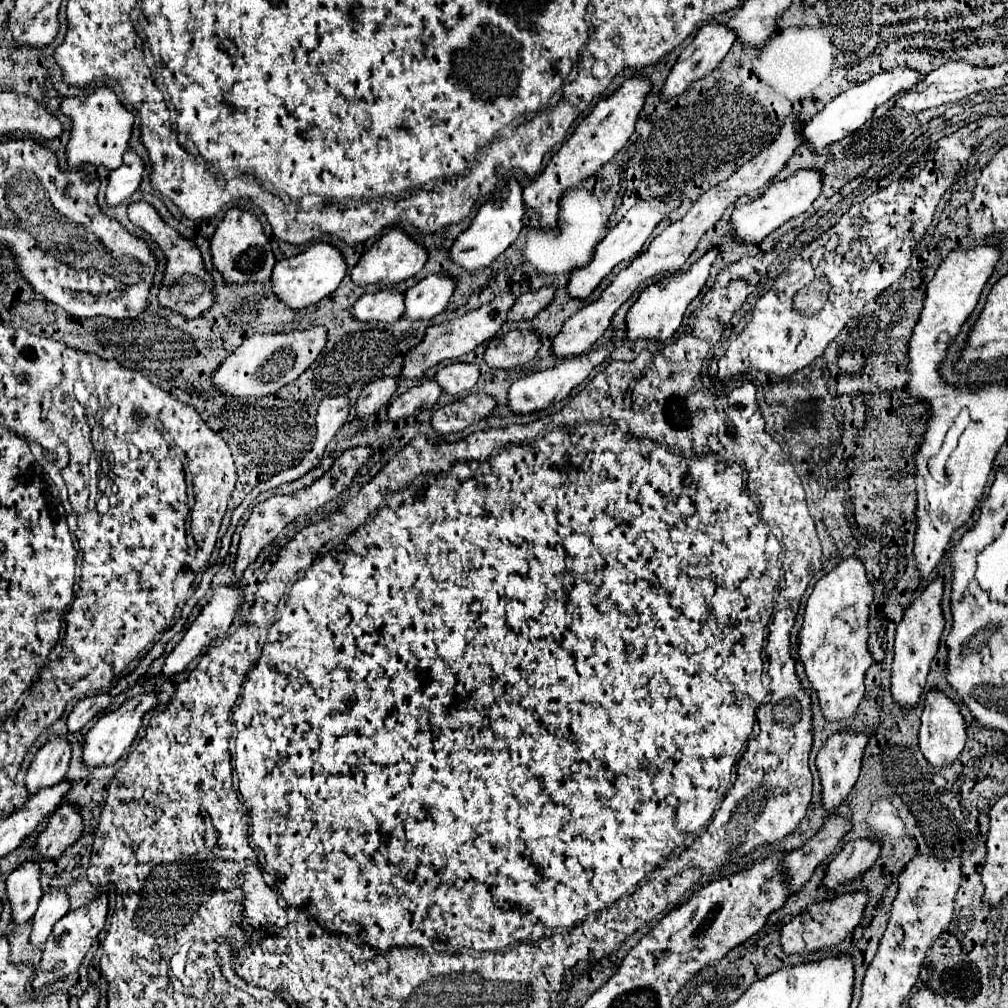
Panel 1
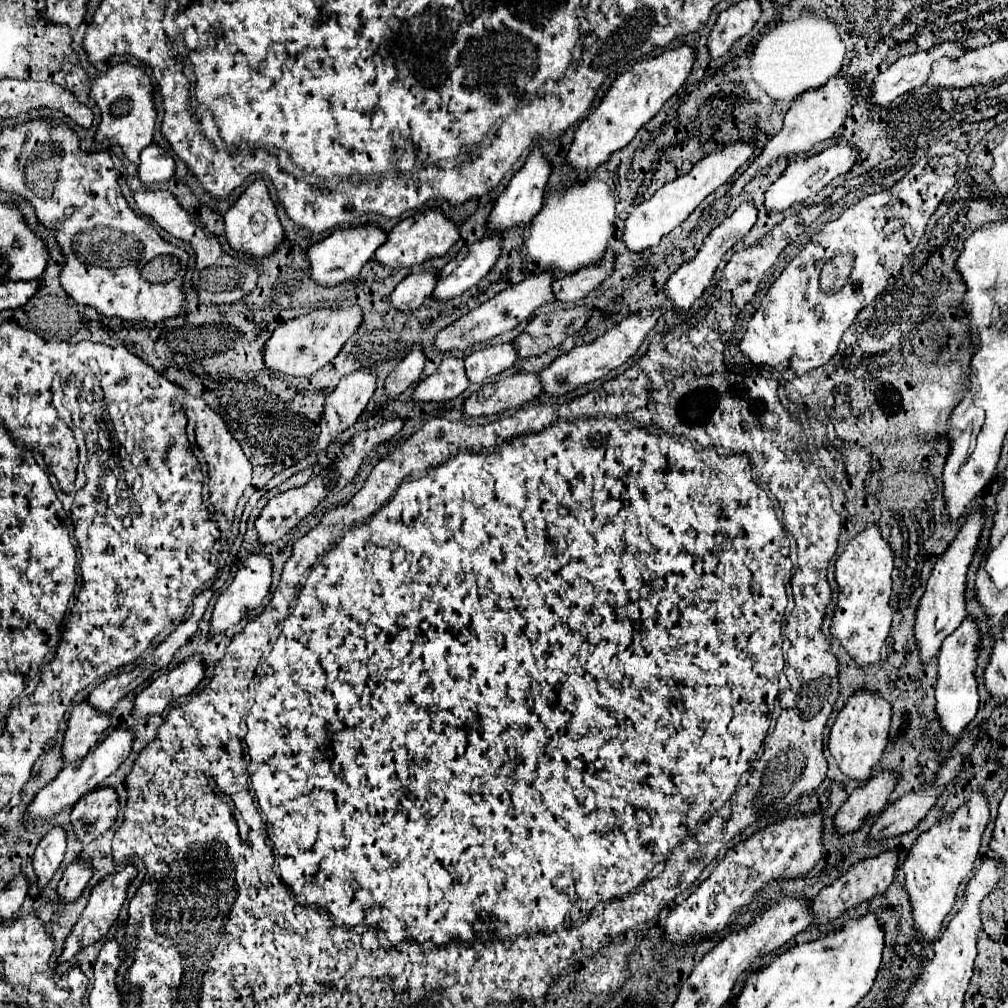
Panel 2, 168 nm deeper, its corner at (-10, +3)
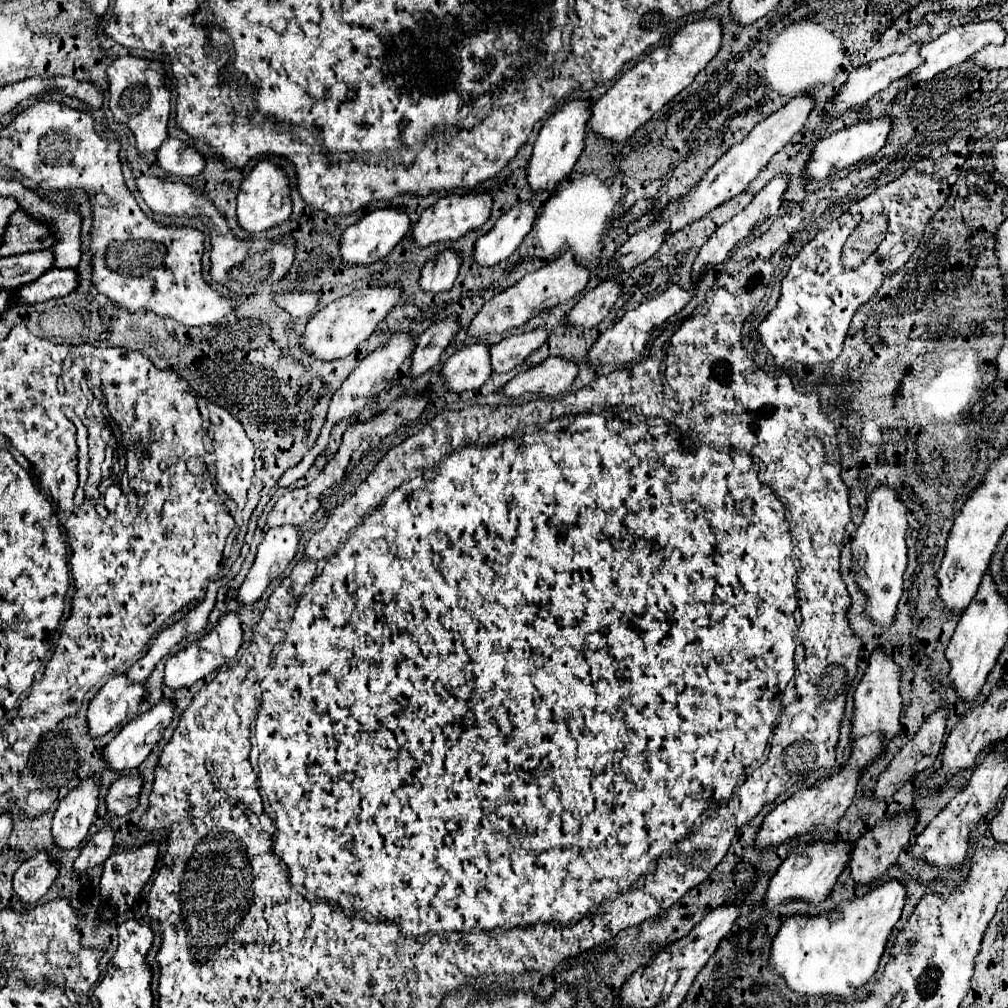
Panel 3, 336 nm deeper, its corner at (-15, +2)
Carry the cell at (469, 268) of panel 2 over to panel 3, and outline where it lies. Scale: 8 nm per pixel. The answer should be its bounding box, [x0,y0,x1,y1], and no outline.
[475,199,535,267]

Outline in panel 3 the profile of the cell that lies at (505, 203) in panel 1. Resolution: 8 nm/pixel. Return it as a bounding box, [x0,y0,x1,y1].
[529,101,591,191]

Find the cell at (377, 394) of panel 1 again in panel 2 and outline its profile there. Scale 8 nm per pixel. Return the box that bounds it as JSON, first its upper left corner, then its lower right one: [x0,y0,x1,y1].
[384,346,424,396]

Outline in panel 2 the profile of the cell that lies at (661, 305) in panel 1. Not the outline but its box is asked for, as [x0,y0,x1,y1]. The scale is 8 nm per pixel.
[664,200,758,314]

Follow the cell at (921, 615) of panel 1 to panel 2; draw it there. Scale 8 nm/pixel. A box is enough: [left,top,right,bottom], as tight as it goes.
[914,512,982,664]

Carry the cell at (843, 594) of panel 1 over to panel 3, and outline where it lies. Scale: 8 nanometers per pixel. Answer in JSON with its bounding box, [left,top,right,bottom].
[851,485,907,627]

